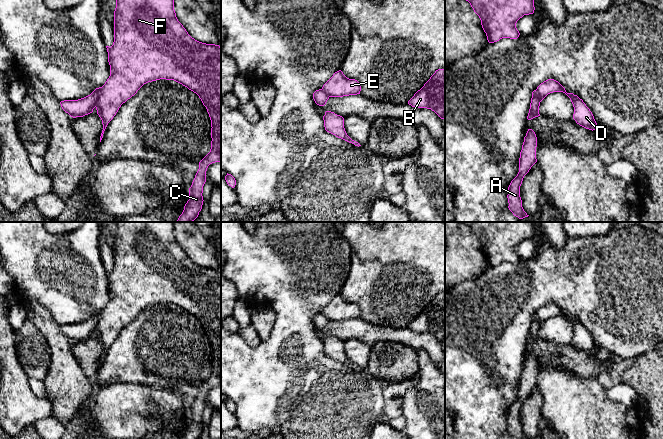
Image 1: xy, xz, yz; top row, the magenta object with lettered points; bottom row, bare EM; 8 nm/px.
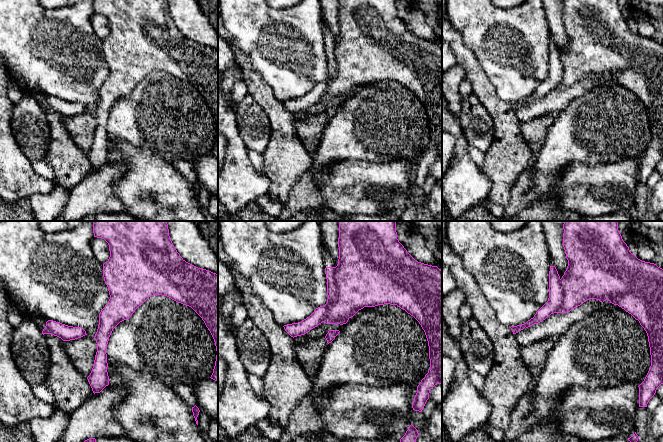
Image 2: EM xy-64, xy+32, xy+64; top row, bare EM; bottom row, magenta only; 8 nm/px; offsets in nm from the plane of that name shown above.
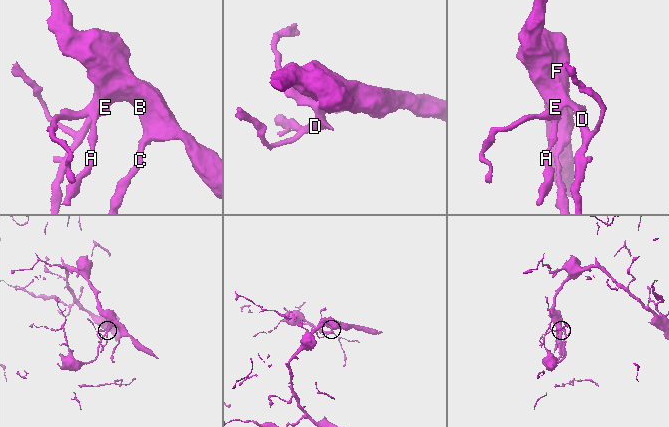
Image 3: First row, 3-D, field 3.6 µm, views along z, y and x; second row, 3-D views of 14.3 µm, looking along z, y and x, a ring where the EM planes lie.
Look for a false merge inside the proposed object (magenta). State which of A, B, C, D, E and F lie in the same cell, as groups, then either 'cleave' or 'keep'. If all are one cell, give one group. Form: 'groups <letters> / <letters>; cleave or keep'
groups A B C E F / D; cleave

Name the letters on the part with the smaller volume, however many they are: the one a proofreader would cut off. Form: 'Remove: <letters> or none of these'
Remove: D

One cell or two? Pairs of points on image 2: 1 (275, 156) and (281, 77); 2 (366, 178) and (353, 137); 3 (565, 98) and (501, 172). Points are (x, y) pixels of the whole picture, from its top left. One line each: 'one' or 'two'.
1: two
2: two
3: two

